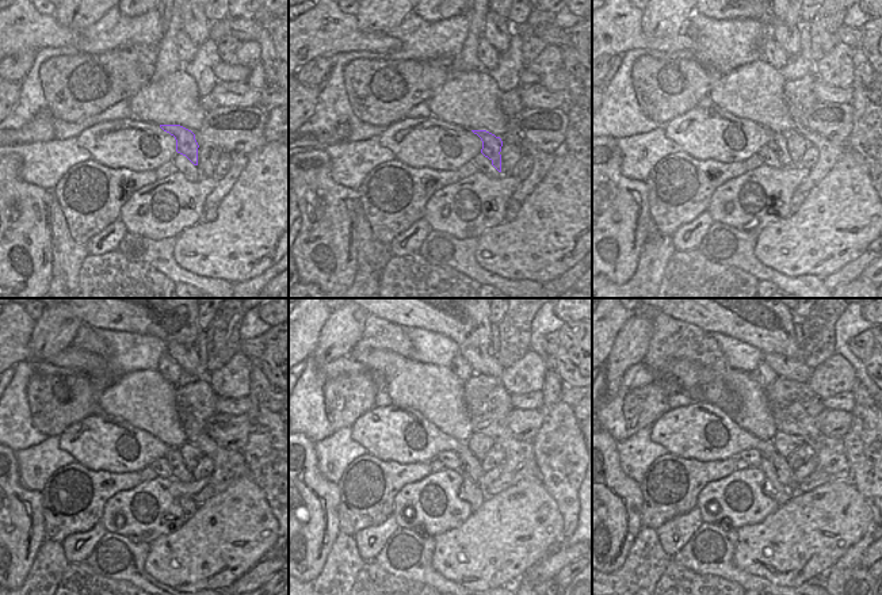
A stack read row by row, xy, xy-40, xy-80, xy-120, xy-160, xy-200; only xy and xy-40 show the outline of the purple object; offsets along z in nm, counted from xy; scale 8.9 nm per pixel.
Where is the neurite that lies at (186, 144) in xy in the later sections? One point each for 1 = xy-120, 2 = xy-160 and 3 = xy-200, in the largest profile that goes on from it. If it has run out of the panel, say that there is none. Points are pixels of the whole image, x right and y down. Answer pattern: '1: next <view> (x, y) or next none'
1: next xy-120 (178, 470)
2: next xy-160 (472, 464)
3: next xy-200 (783, 472)

